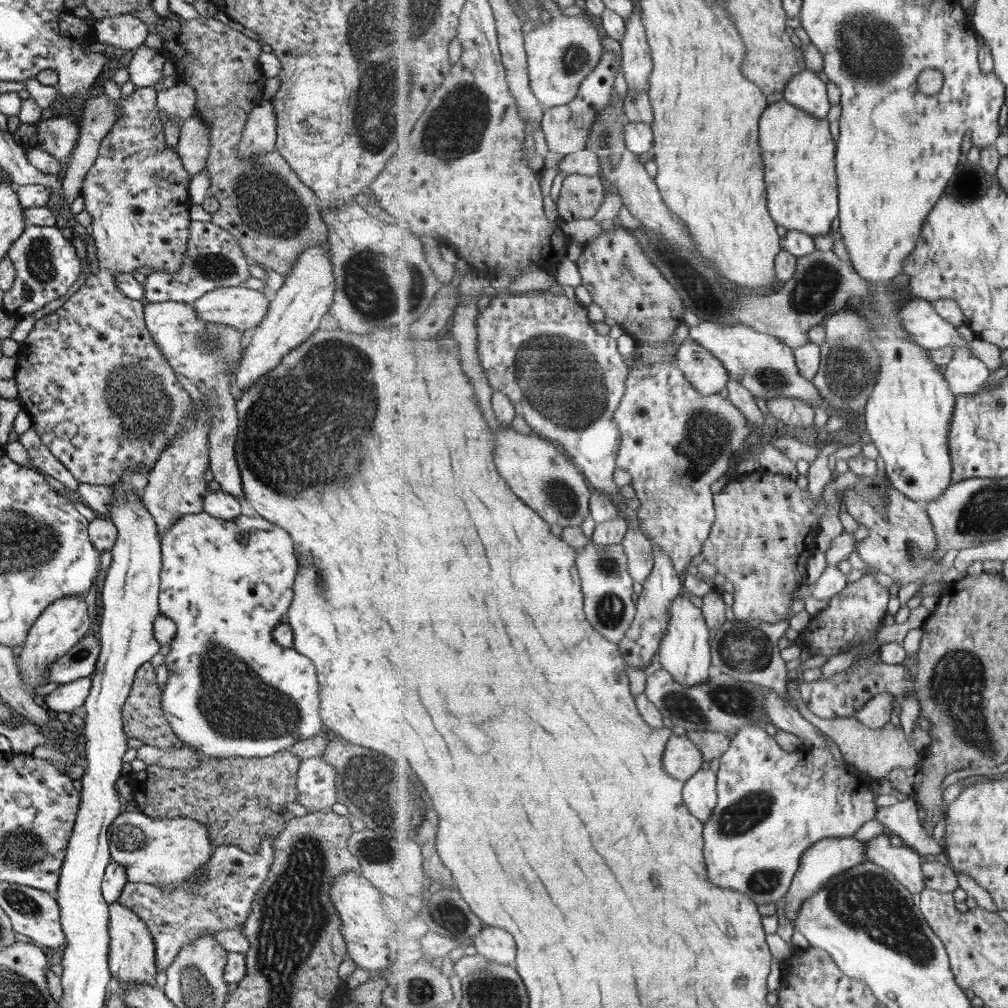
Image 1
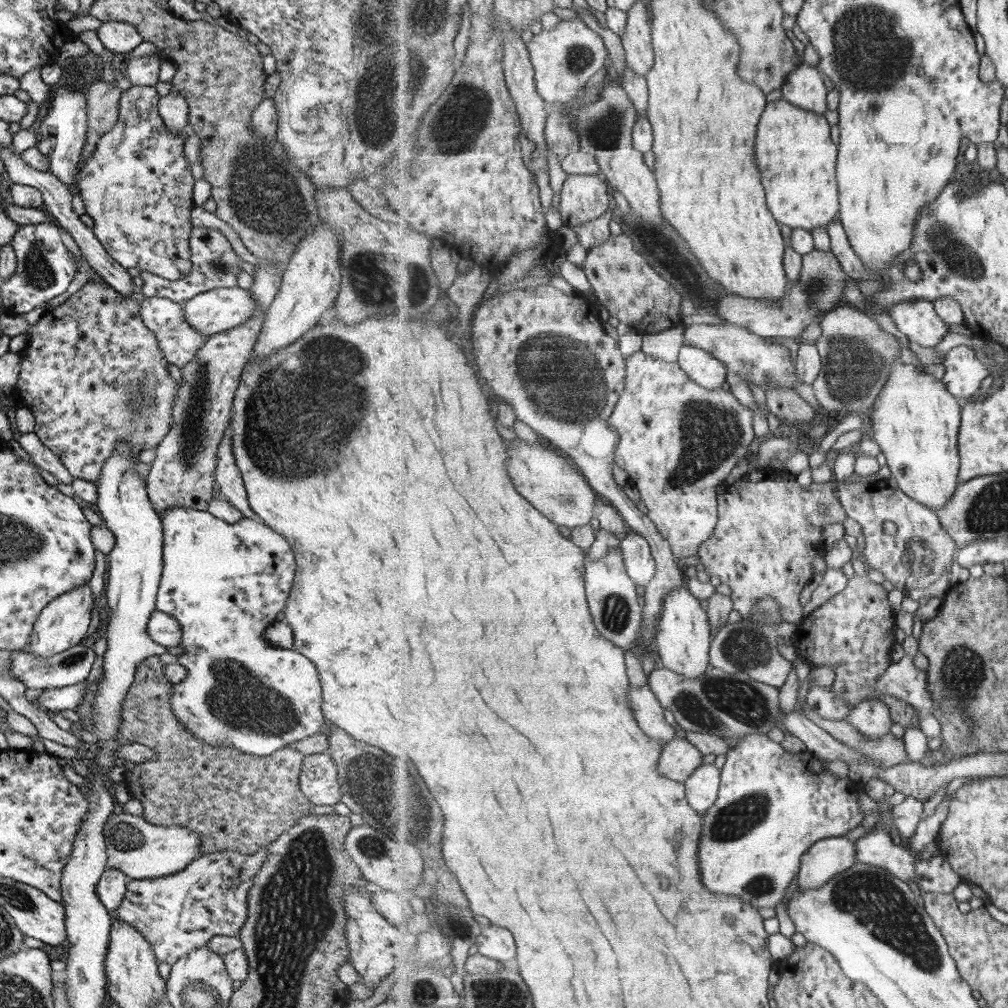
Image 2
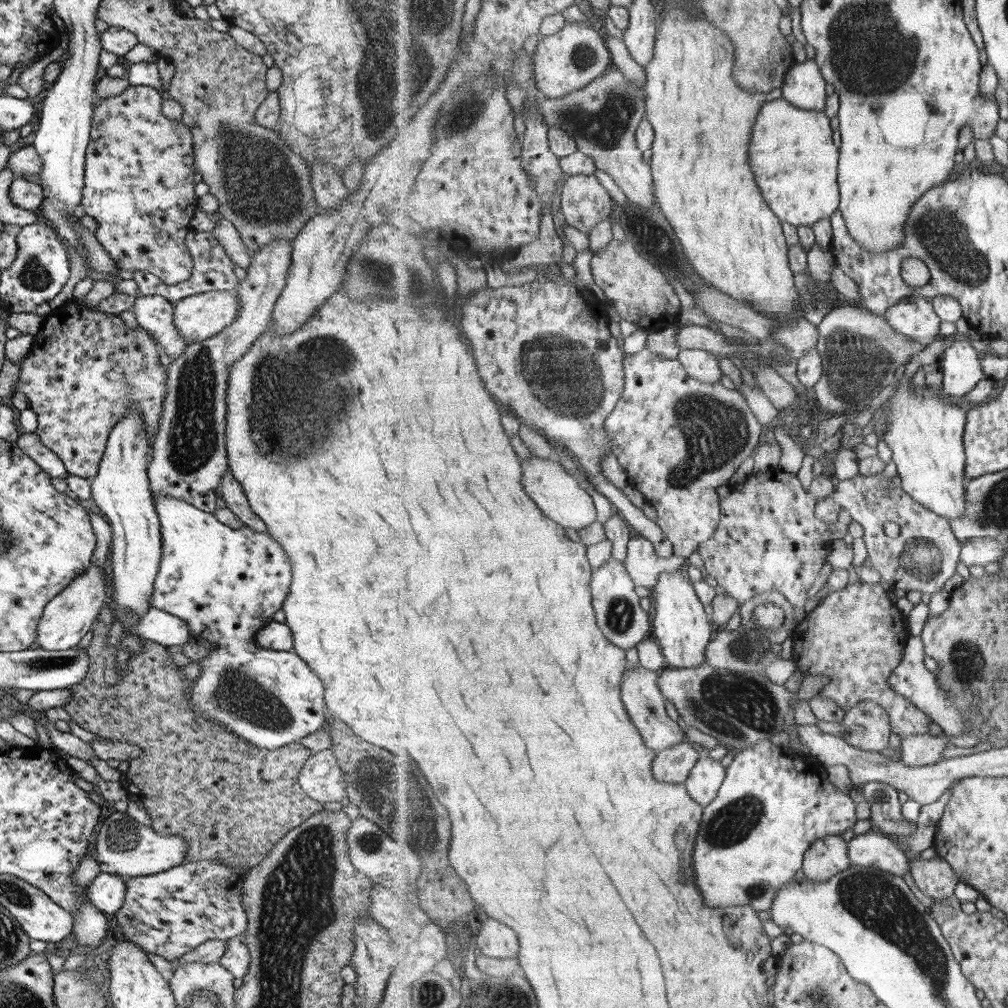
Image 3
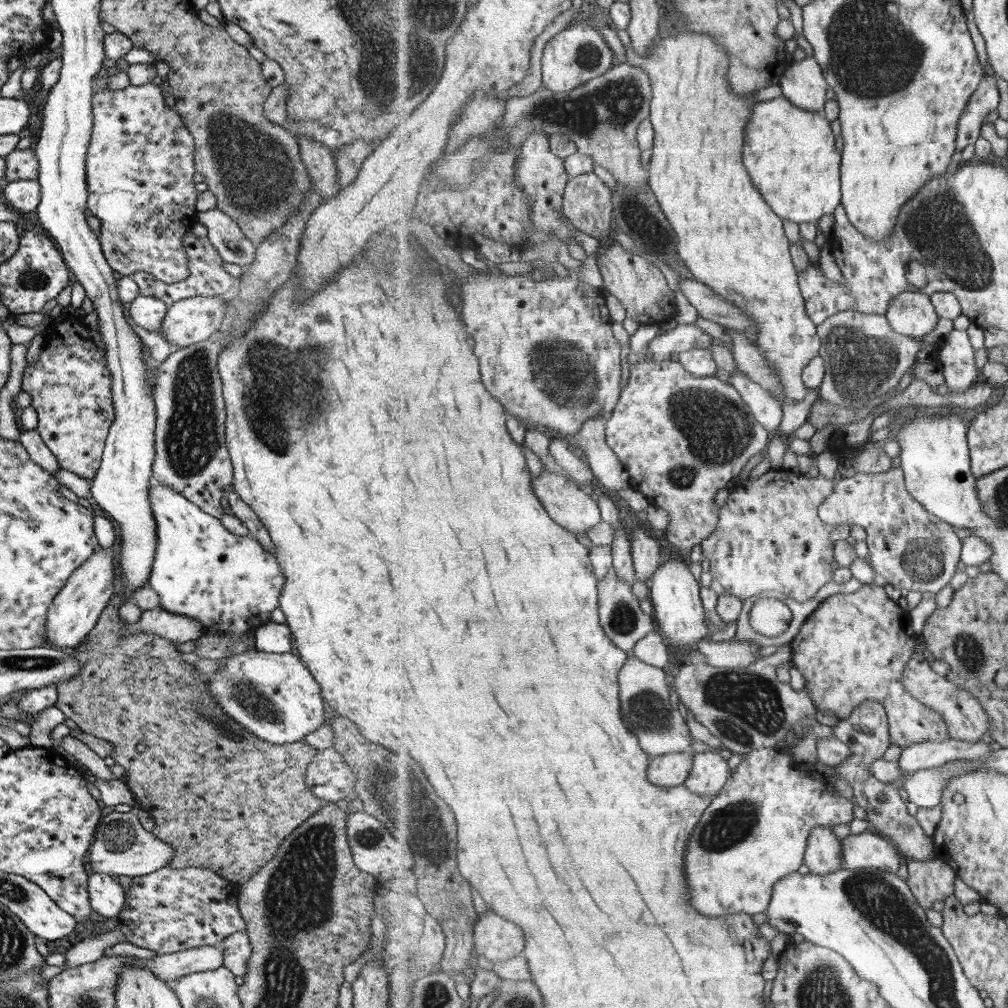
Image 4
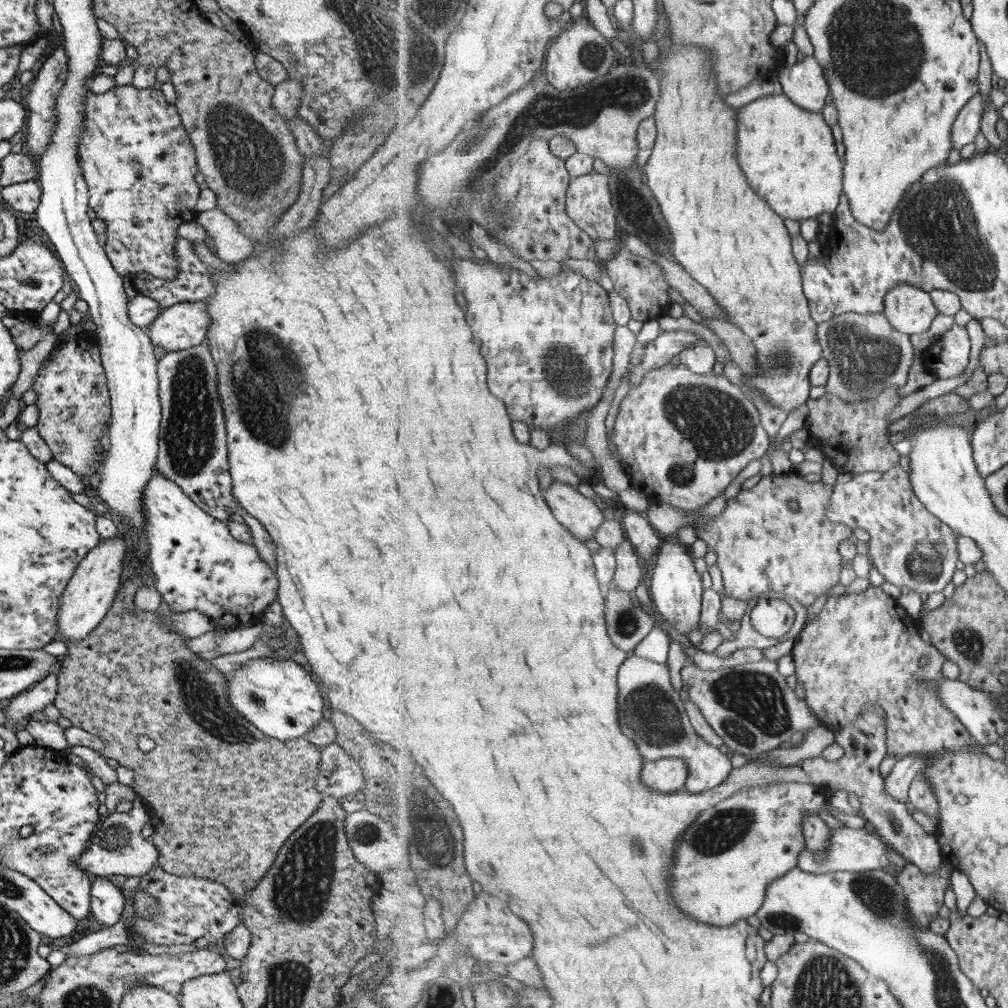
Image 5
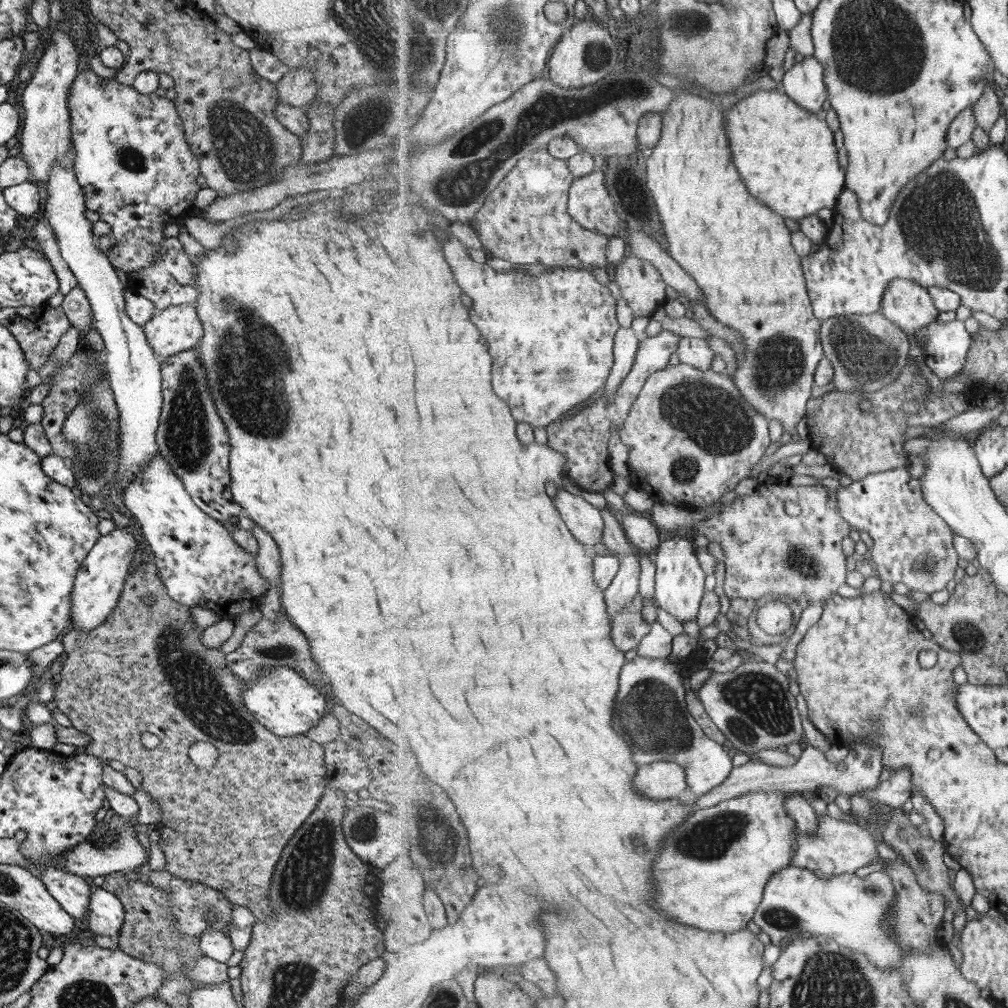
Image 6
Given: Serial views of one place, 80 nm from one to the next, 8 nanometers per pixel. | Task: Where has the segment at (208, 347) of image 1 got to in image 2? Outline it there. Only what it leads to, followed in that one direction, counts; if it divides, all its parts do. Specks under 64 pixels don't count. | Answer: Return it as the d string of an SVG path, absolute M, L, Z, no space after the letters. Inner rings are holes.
M143 297L137 301L139 318L141 318L143 325L153 333L157 346L167 363L181 368L194 357L203 341L210 337L197 333L193 327L189 327L185 323L184 310L179 303L171 302L168 298L161 297ZM228 426L222 434L214 464L214 484L219 487L218 495L230 502L245 518L258 521L259 518L249 508L246 492L233 455L231 454L231 435Z

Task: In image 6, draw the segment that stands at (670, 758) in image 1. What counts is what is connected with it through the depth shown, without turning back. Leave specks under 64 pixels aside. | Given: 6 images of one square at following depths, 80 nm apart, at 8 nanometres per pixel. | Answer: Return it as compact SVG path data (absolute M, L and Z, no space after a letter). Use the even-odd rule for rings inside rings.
M668 760L639 767L632 783L640 794L655 800L677 798L687 790L684 766Z

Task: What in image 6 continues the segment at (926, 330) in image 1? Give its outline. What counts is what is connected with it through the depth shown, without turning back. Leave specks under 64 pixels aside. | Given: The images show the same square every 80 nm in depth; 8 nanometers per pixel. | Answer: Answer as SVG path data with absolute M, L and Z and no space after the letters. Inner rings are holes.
M896 278L888 285L882 311L895 326L914 335L932 325L940 312L930 290L906 278Z

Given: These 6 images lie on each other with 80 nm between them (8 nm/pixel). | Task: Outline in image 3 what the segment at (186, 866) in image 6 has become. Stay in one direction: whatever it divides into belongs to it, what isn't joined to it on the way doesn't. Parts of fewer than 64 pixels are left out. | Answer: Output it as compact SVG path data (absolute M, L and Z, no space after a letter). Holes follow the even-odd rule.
M103 605L99 609L99 617L95 627L92 631L91 639L86 639L82 644L84 651L88 656L89 670L85 674L83 680L79 680L77 684L73 684L69 689L71 690L71 702L68 705L62 706L62 710L69 715L69 719L75 722L77 726L80 726L83 730L93 733L101 737L102 739L111 739L111 741L125 742L129 745L136 745L143 751L143 754L139 758L127 760L128 770L122 775L123 787L127 791L128 800L137 800L147 811L147 815L150 820L150 827L157 834L176 834L180 836L186 842L186 849L184 852L184 862L197 862L199 860L218 860L223 864L230 864L232 868L236 870L246 870L255 866L258 862L261 862L267 853L272 849L272 846L288 831L295 828L297 825L301 825L301 822L305 821L309 816L320 812L322 810L322 804L315 802L309 795L306 795L301 786L298 784L298 776L302 769L303 763L309 758L311 754L307 748L303 748L301 744L292 743L289 745L281 746L277 750L259 750L251 744L245 744L243 740L235 738L231 732L227 732L225 728L219 723L208 721L207 719L197 718L197 714L189 708L189 685L191 680L185 680L181 676L181 670L179 670L169 659L169 652L162 644L141 639L141 650L133 655L127 662L127 670L125 674L115 674L116 664L116 646L107 644L108 630L113 622L113 612L108 605Z

